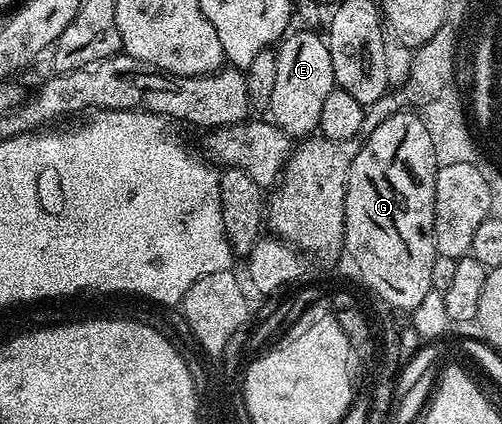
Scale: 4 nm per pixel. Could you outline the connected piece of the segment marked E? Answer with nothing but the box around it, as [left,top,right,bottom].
[268,27,336,139]

